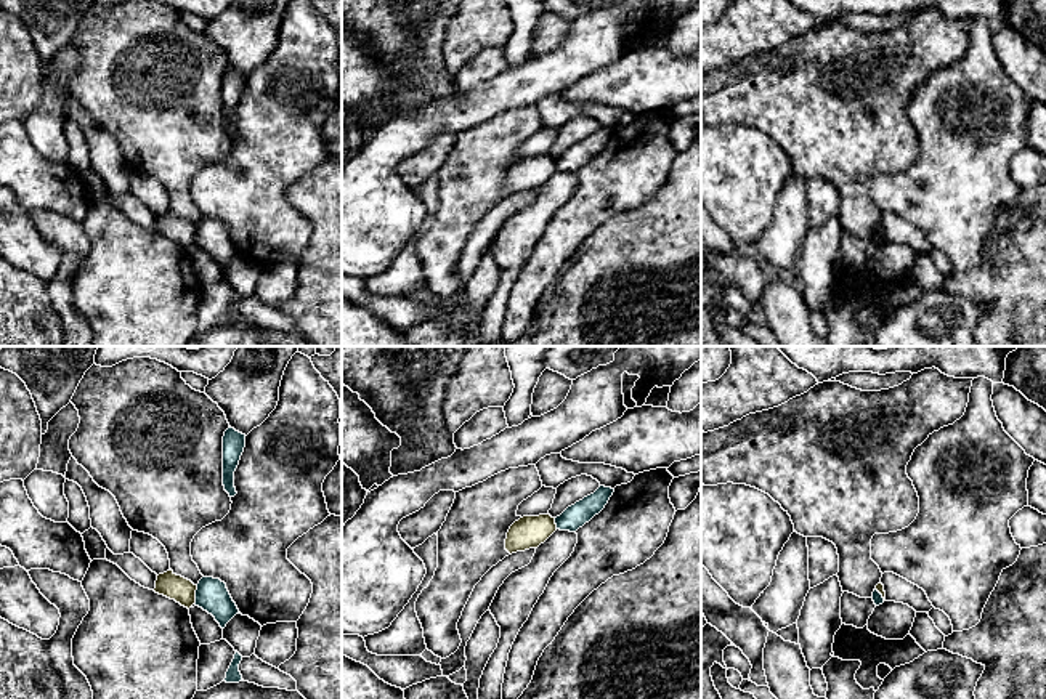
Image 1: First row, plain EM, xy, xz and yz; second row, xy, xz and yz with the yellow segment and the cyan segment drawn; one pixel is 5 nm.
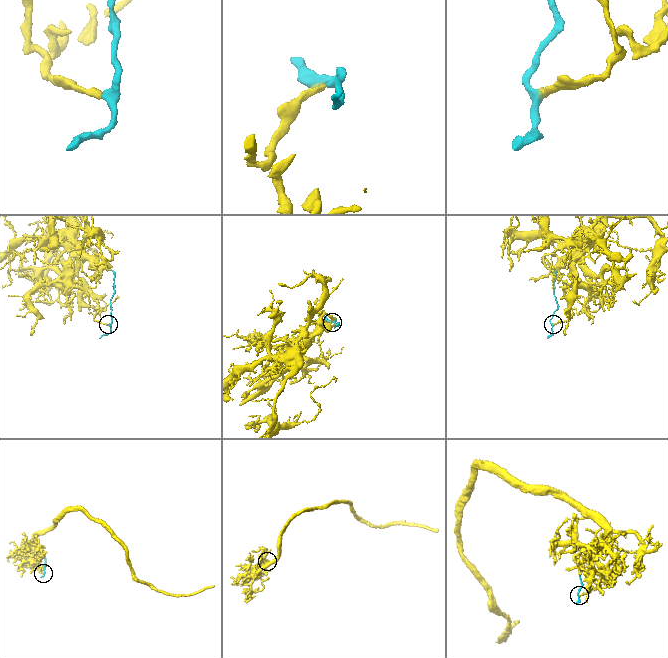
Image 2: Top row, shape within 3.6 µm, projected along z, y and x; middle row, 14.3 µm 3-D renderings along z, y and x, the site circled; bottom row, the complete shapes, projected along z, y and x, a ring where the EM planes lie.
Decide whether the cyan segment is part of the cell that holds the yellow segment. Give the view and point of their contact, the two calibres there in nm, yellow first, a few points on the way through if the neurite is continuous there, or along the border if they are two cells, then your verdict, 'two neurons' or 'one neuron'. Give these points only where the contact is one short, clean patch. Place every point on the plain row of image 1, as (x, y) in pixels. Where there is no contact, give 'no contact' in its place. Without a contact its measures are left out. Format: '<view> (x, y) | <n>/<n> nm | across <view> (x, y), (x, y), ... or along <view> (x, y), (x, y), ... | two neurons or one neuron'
xy (194, 236) | 130/160 nm | one neuron

